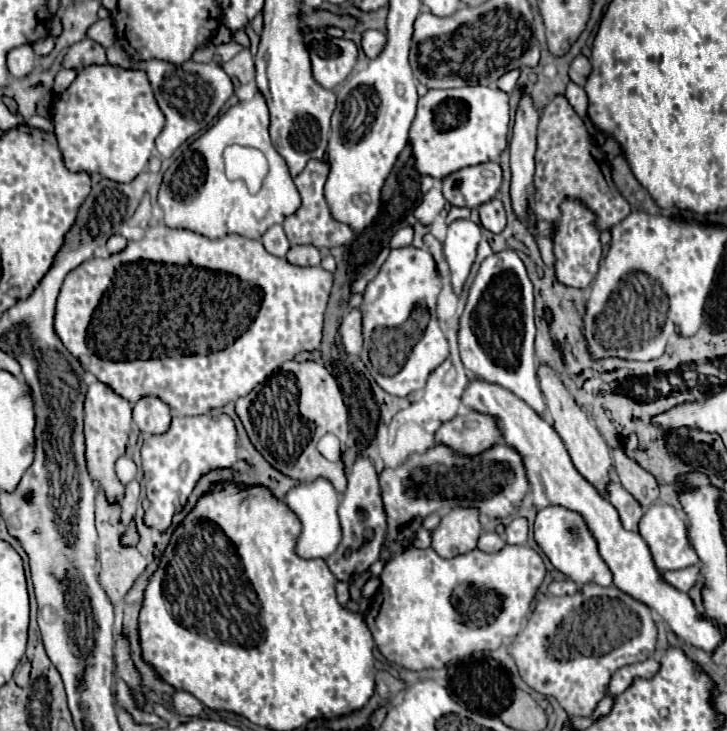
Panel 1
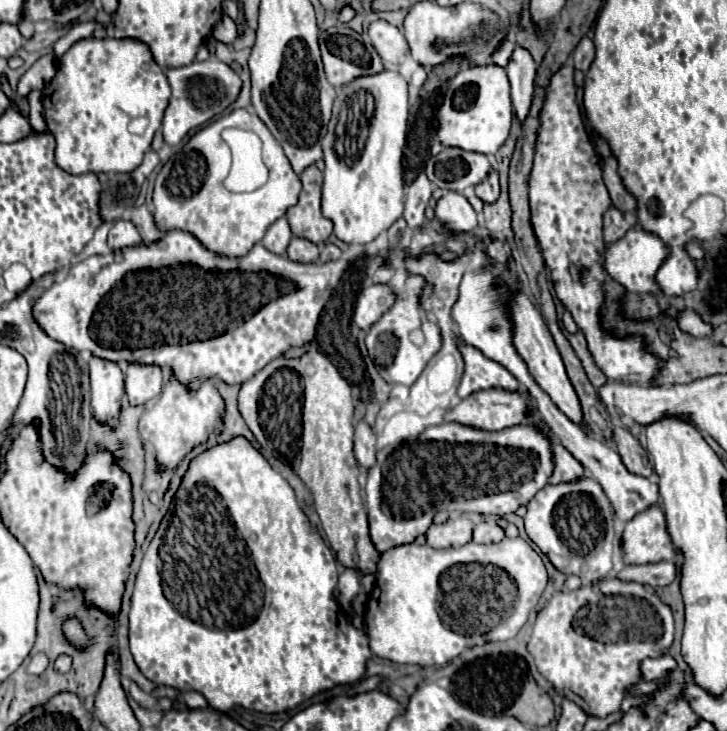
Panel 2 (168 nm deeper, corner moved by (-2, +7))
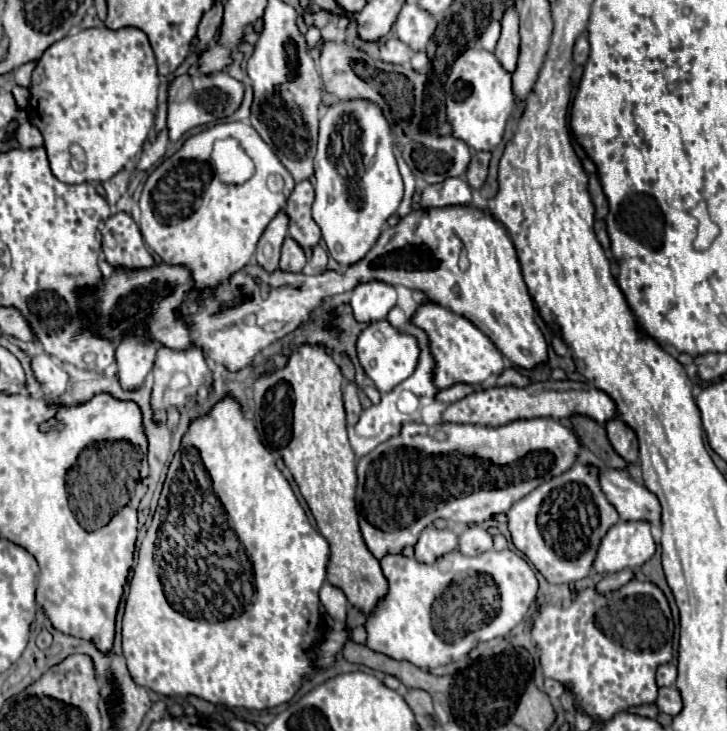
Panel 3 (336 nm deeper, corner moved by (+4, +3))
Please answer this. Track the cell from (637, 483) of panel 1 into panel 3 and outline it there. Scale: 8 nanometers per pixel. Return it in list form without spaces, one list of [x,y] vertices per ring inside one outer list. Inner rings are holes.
[[[611,418],[605,428],[615,452],[623,456],[629,464],[635,464],[639,458],[639,444],[633,428],[629,428],[621,418]]]

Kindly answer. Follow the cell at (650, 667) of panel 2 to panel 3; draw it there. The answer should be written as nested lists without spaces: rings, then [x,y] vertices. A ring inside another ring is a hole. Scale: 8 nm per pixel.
[[[663,664],[657,670],[657,684],[659,686],[673,686],[675,678],[677,678],[677,666],[673,666],[673,664]]]

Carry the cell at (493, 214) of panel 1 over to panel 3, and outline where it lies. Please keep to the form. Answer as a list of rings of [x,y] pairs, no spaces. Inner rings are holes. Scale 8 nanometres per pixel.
[[[473,152],[471,162],[467,166],[467,182],[471,184],[471,188],[483,186],[485,178],[487,178],[489,158],[491,158],[491,152]]]

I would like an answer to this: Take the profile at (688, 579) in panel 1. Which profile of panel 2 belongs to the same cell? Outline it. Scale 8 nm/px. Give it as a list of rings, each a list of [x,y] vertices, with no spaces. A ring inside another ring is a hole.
[[[667,560],[645,566],[627,566],[619,574],[619,578],[639,584],[649,584],[651,588],[665,588],[677,578],[677,566],[675,562],[667,562]]]

